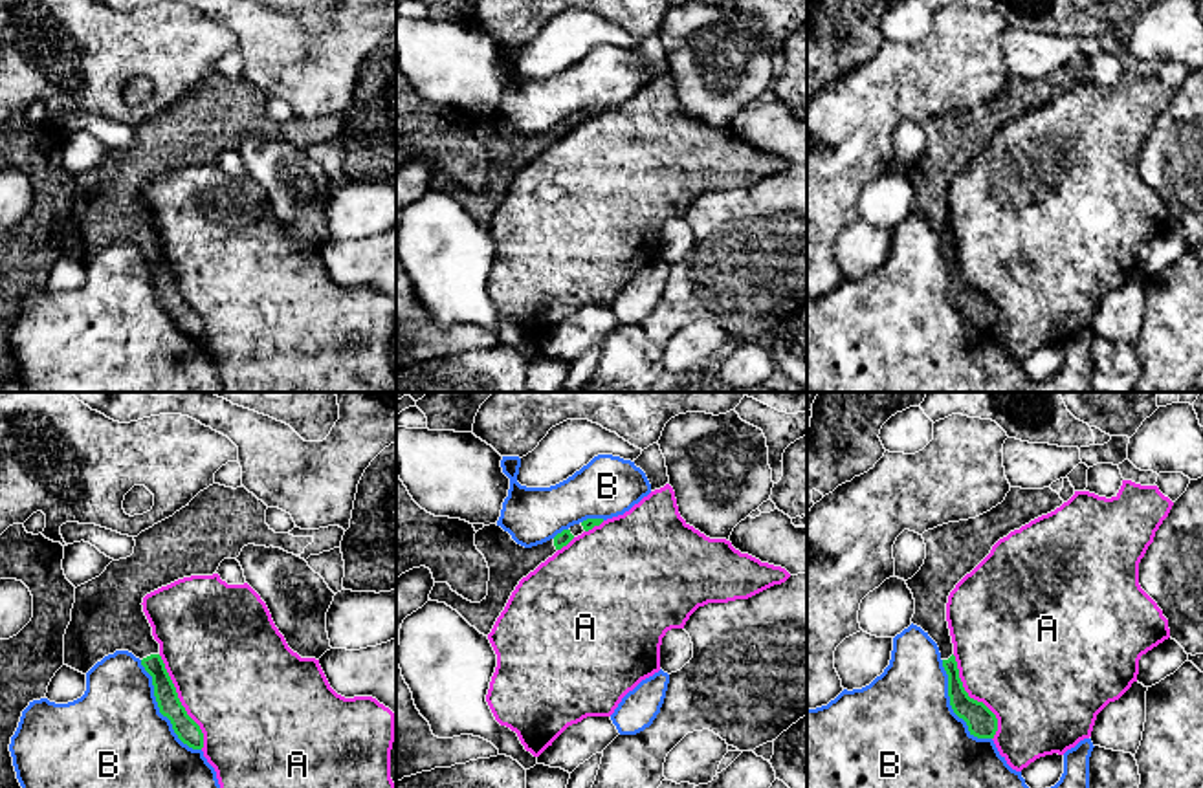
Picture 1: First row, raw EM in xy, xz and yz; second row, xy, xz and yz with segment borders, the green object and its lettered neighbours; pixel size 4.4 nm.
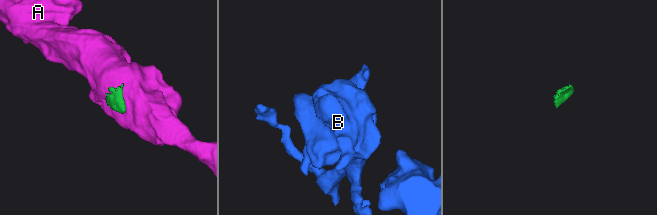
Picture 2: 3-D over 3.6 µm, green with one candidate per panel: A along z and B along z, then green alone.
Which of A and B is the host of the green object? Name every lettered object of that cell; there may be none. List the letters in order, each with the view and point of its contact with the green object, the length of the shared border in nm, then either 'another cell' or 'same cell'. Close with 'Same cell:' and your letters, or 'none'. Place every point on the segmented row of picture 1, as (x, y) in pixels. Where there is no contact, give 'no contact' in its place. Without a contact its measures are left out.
A: contact xy (180, 702); length 460 nm; another cell
B: contact xy (160, 710); length 480 nm; another cell
Same cell: none

